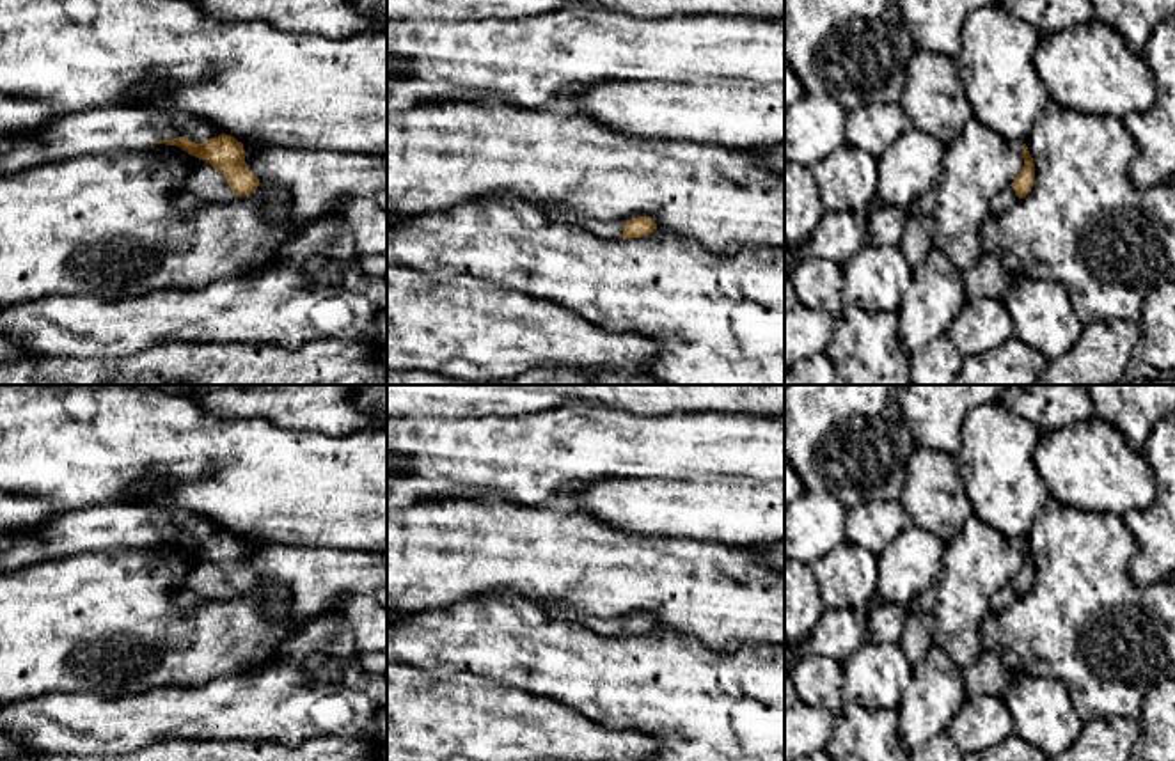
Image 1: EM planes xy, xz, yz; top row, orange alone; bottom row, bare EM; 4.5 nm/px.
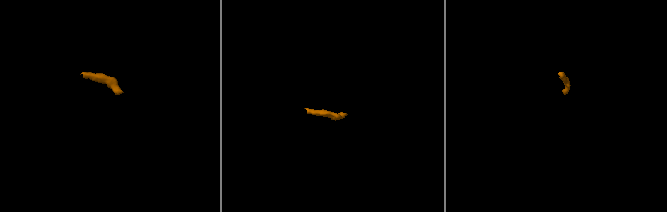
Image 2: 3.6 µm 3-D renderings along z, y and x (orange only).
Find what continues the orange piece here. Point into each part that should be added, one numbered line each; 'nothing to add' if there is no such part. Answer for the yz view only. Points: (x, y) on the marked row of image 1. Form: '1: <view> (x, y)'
1: yz (1007, 197)

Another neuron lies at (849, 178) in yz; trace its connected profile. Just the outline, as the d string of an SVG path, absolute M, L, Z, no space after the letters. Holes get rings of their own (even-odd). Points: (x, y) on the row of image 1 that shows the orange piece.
M845 144L809 167L827 211L848 211L864 224L877 204L879 163L868 153Z

